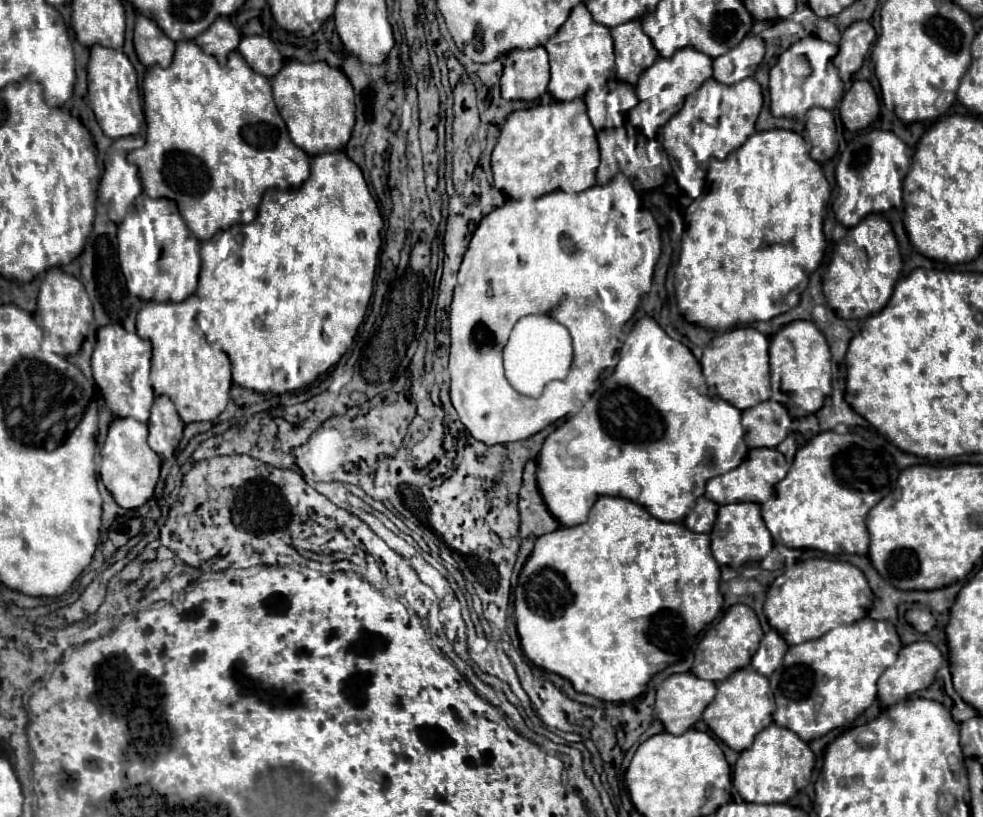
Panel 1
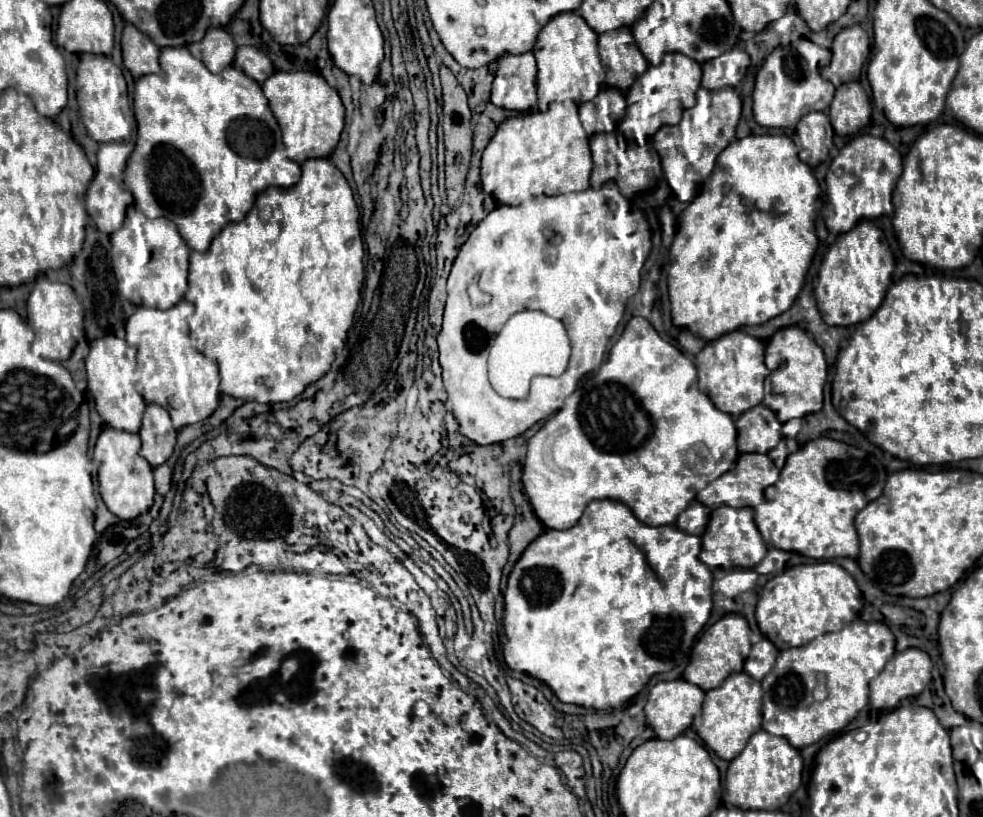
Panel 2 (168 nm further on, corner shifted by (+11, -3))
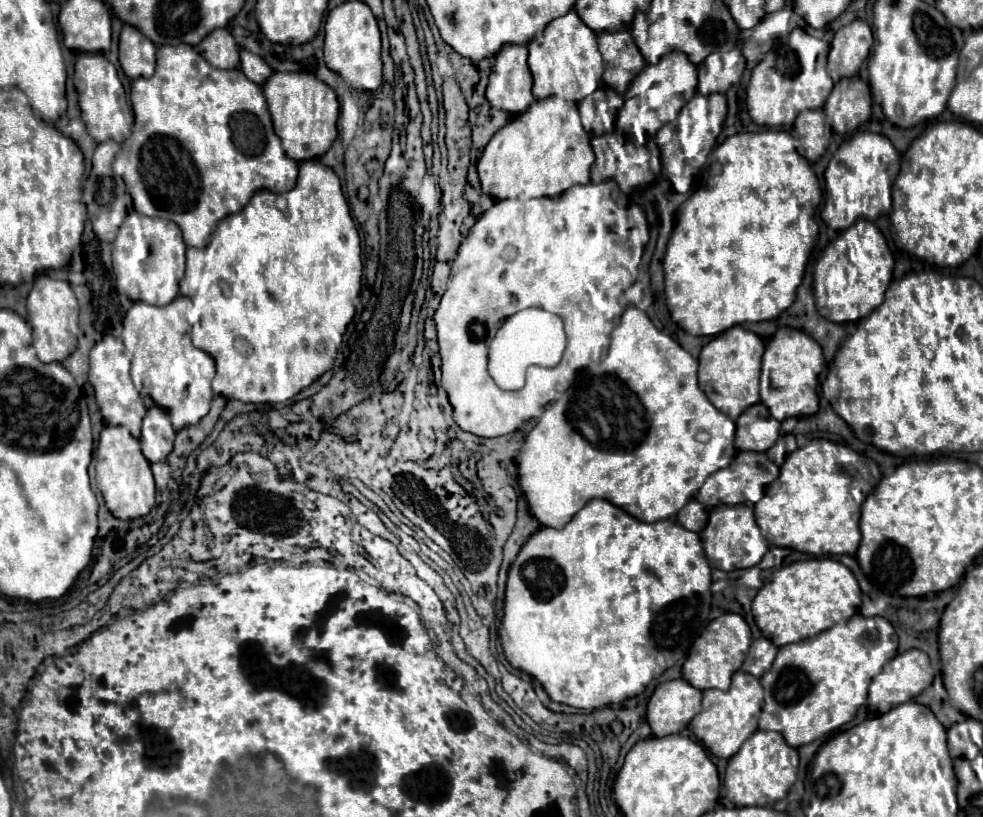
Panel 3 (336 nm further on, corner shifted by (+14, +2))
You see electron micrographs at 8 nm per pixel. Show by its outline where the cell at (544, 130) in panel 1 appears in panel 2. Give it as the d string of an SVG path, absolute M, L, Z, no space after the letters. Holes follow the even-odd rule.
M551 104L547 112L527 112L499 124L481 158L483 190L499 204L517 206L535 194L565 194L589 188L589 138L579 122L575 104Z

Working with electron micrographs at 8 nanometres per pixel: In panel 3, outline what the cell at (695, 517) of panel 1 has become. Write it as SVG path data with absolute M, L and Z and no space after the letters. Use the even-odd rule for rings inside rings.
M694 499L688 505L684 505L684 509L680 509L678 513L678 523L694 533L700 533L706 521L708 521L708 509Z

